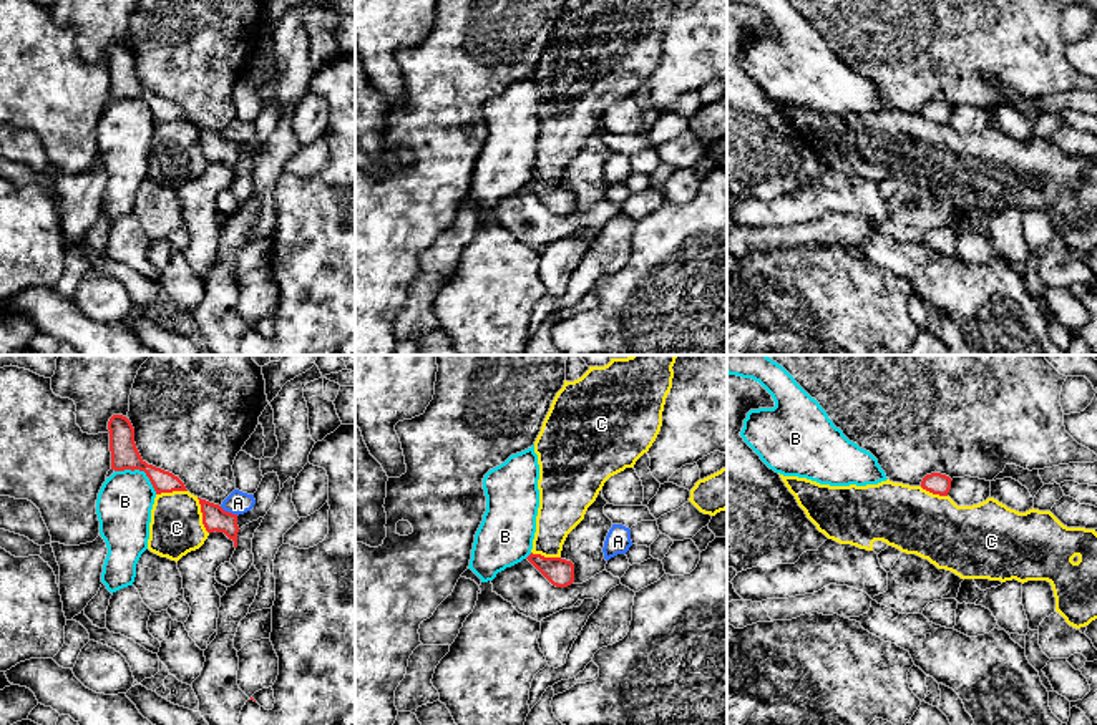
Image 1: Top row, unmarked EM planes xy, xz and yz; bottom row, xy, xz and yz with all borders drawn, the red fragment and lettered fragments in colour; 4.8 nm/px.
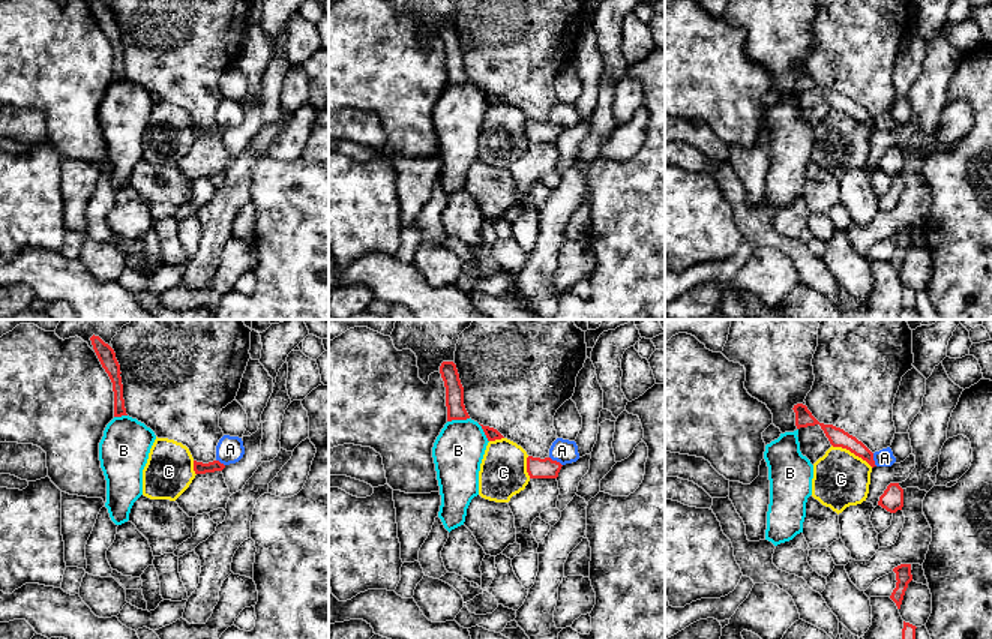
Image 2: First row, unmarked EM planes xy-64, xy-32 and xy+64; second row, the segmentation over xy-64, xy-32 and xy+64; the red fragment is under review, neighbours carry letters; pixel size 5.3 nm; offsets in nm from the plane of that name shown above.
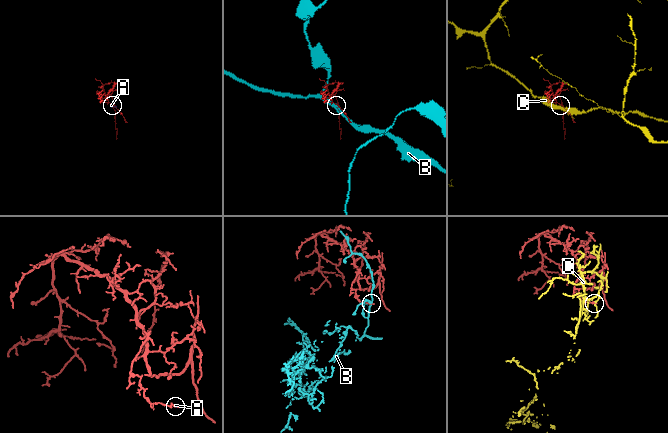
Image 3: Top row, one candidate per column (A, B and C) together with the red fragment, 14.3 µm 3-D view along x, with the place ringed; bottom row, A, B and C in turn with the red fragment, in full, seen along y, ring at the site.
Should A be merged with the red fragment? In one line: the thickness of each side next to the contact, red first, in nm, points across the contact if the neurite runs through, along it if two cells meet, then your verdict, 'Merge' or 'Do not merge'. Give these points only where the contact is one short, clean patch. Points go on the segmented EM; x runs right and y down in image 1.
Thickness 120 nm (red) against 110 nm. Boundary: xy (219, 506), (238, 515). Do not merge

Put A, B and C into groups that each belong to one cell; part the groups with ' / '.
A / B / C

